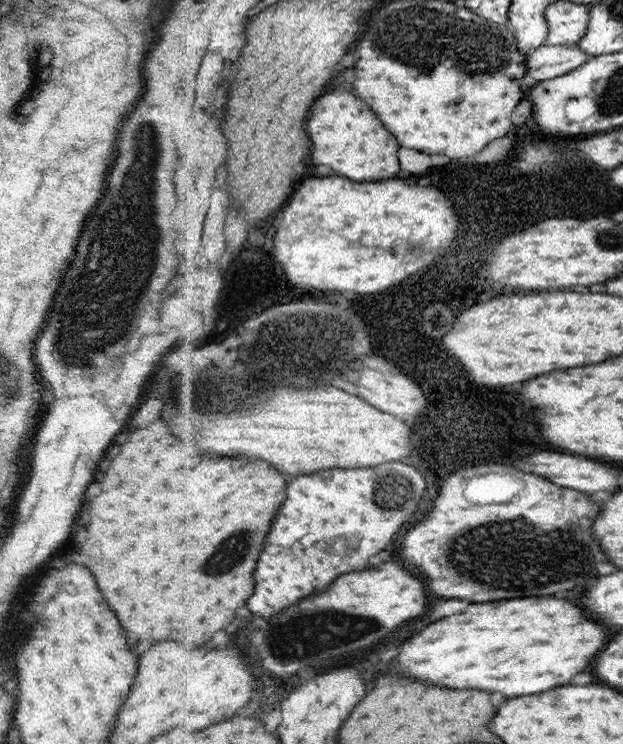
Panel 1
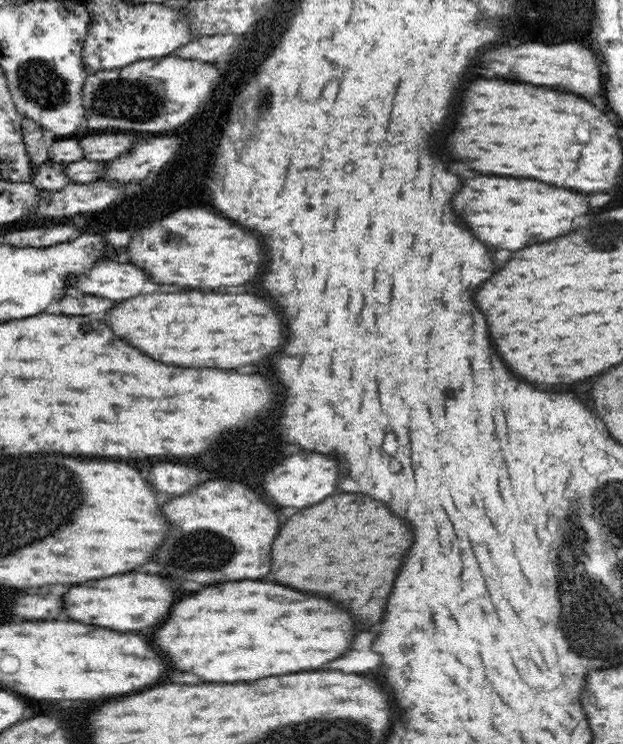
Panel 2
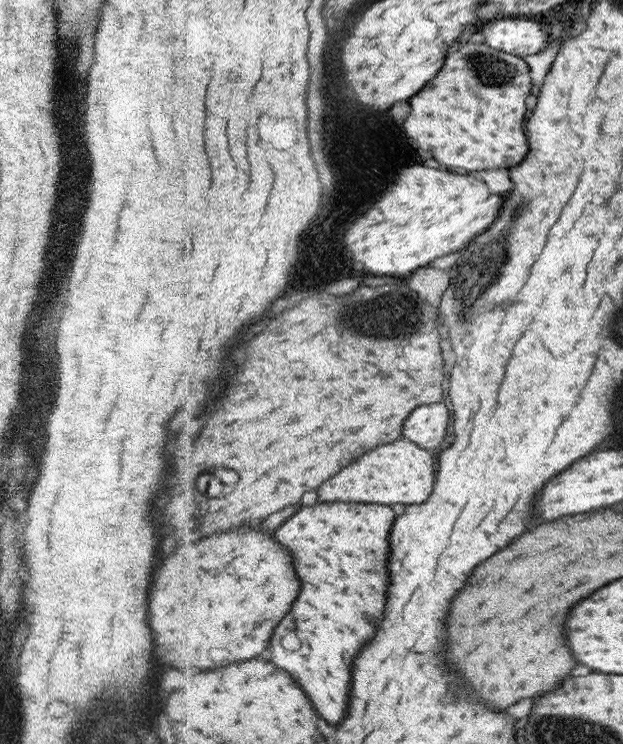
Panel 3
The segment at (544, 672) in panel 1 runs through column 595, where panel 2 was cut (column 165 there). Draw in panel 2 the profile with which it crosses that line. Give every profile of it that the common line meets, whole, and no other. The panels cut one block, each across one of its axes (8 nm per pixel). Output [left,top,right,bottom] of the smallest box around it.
[152,580,352,682]

